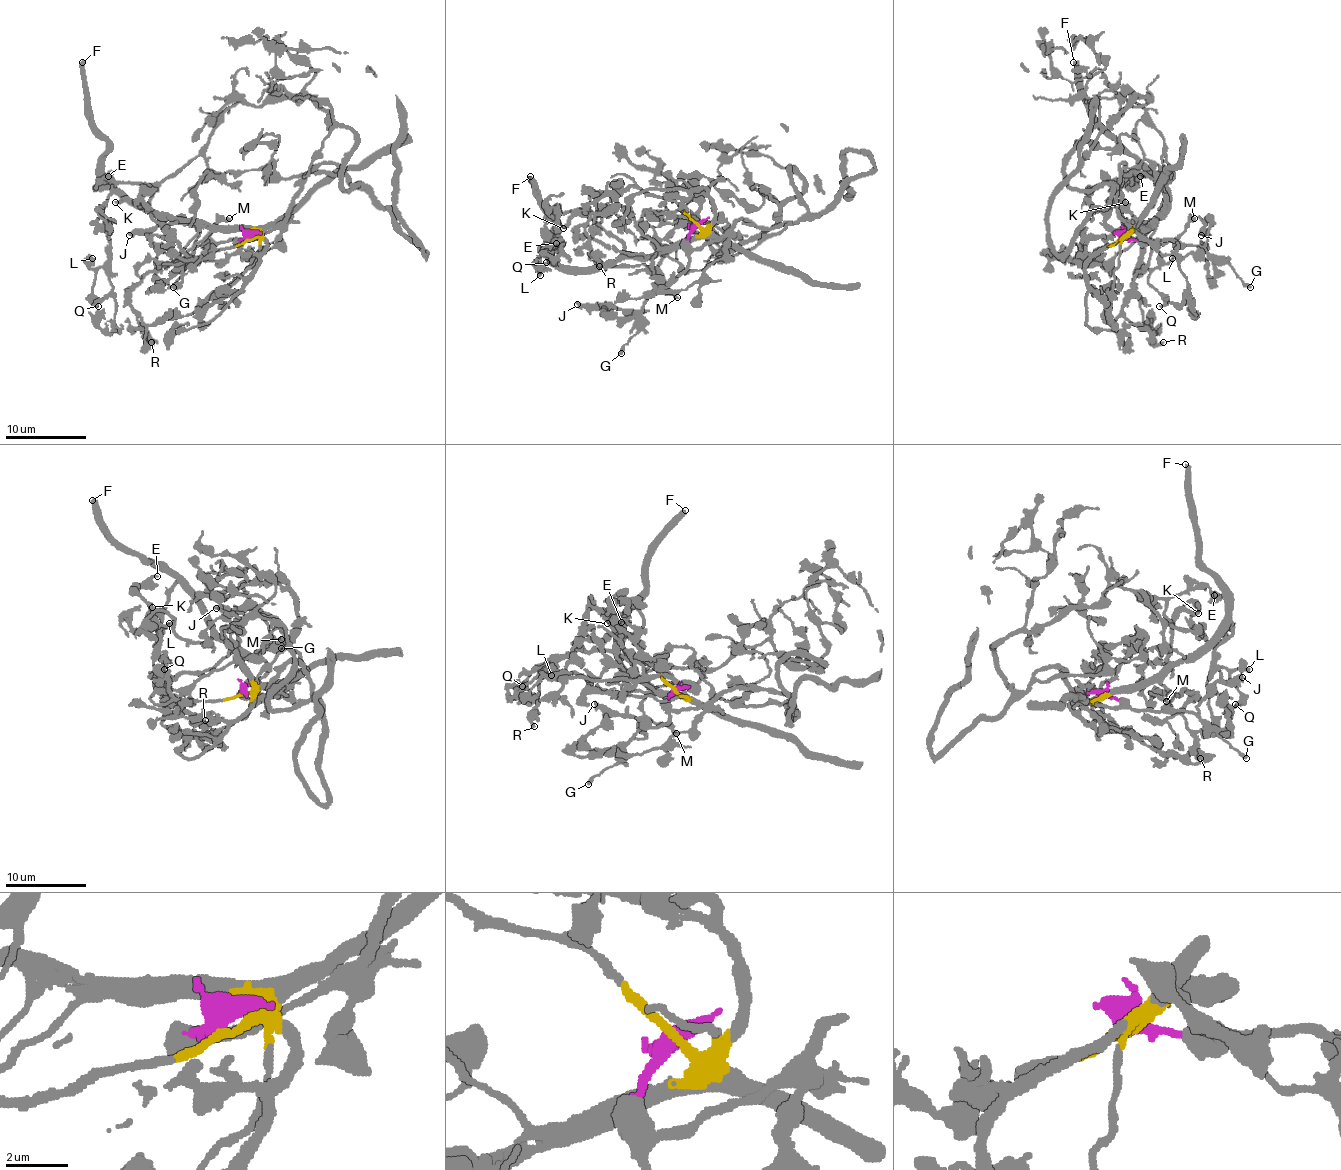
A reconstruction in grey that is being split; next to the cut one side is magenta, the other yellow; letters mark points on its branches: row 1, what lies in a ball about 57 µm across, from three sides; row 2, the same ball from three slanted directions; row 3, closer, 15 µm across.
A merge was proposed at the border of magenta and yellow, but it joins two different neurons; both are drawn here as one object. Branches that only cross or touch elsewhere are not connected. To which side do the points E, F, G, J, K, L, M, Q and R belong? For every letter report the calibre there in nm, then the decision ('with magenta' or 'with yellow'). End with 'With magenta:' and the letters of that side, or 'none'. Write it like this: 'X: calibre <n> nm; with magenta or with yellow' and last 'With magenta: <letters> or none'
E: calibre 140 nm; with yellow
F: calibre 480 nm; with yellow
G: calibre 320 nm; with magenta
J: calibre 400 nm; with magenta
K: calibre 280 nm; with yellow
L: calibre 220 nm; with yellow
M: calibre 280 nm; with magenta
Q: calibre 170 nm; with yellow
R: calibre 320 nm; with yellow
With magenta: G, J, M

